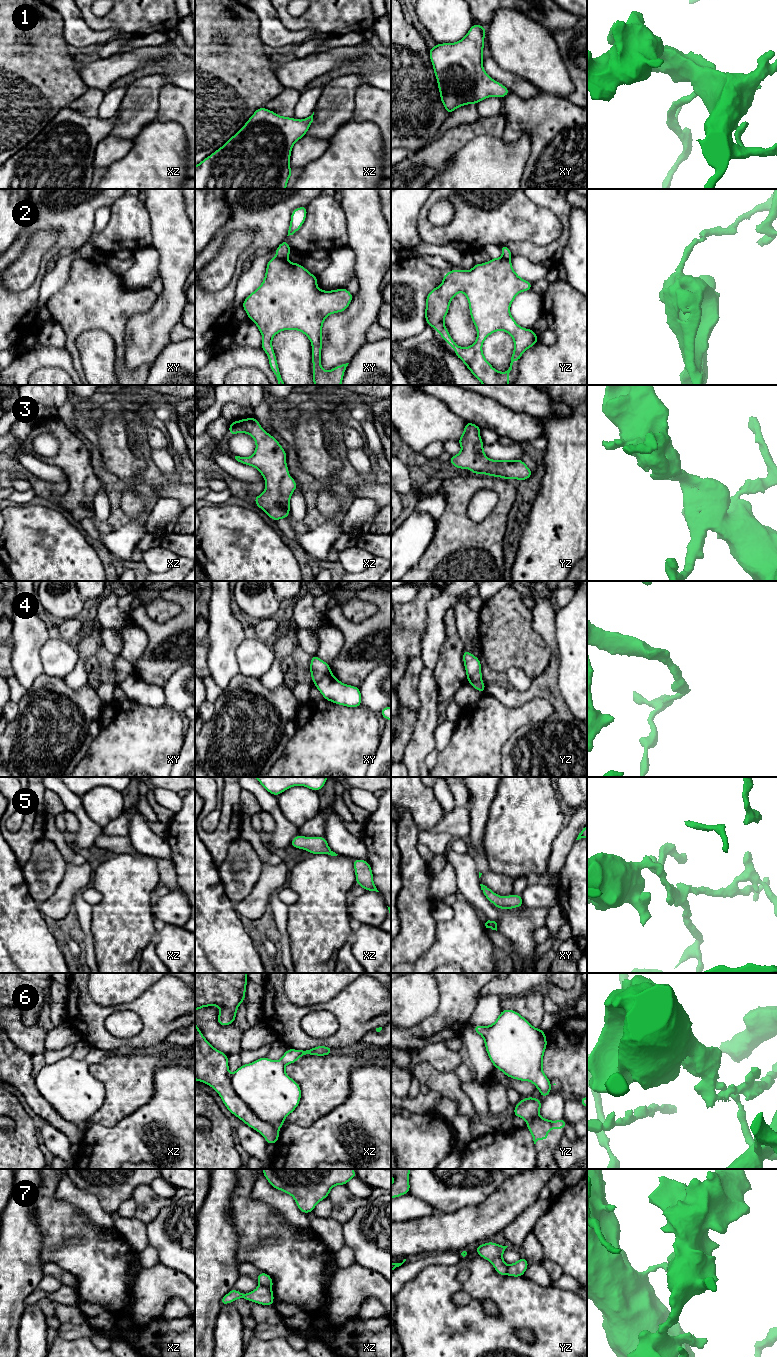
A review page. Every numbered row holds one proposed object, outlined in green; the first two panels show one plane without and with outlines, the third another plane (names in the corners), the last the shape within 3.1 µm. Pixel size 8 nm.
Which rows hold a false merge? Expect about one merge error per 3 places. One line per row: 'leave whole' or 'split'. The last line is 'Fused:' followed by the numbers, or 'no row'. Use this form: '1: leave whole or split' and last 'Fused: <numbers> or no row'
1: leave whole
2: split
3: leave whole
4: split
5: leave whole
6: leave whole
7: split
Fused: 2, 4, 7

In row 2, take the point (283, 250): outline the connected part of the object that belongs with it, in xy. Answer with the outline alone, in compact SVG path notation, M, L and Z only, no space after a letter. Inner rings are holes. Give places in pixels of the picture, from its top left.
M284 240L275 250L276 252L276 258L278 259L287 259L290 252L291 248L286 240Z

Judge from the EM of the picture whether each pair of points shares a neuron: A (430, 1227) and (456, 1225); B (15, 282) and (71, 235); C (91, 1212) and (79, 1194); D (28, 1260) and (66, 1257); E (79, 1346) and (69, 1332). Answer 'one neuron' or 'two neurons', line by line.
A: one neuron
B: two neurons
C: one neuron
D: two neurons
E: two neurons

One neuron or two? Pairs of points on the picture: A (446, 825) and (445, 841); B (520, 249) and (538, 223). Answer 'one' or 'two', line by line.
A: two
B: two

